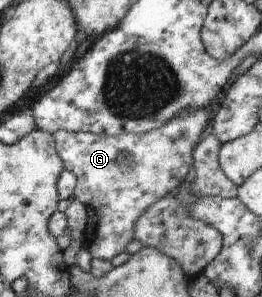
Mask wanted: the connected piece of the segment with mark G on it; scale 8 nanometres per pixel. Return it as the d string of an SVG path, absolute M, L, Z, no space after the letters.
M206 108L201 110L183 110L177 118L157 130L145 134L123 133L113 137L97 136L93 133L57 130L53 132L55 150L63 162L63 168L76 176L76 186L73 198L79 200L87 208L85 225L85 247L89 249L92 260L110 261L125 252L125 248L135 236L133 234L137 218L155 202L173 194L174 190L194 170L194 150L205 126L209 123L209 113Z

